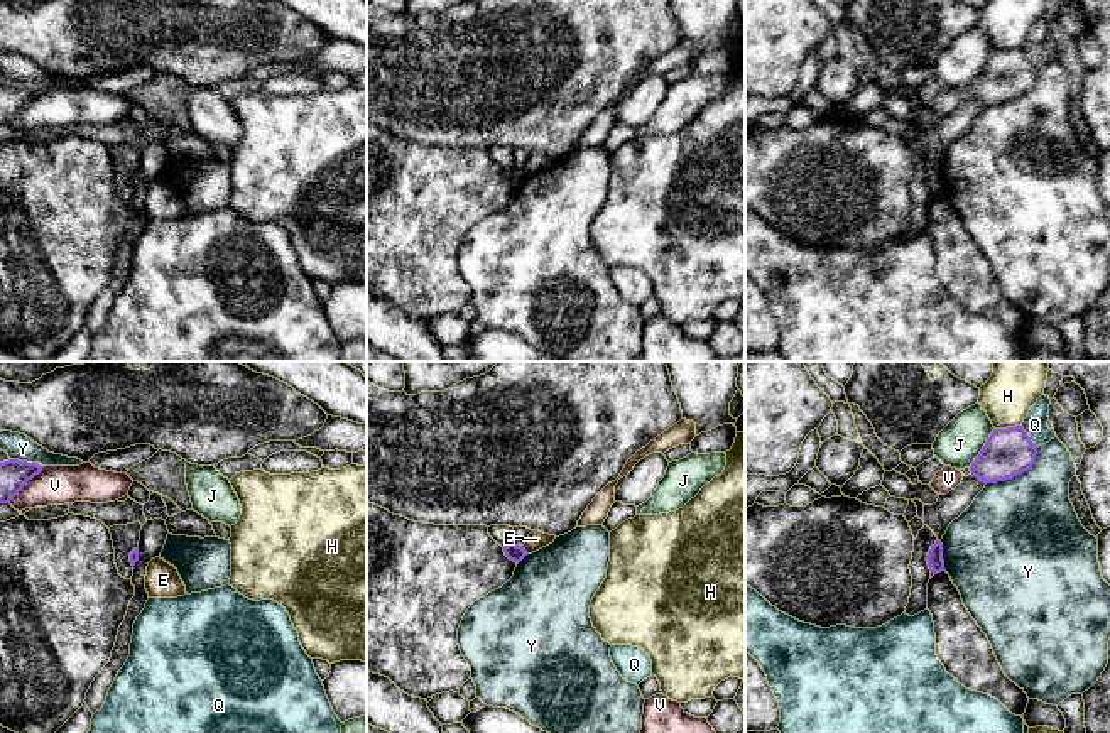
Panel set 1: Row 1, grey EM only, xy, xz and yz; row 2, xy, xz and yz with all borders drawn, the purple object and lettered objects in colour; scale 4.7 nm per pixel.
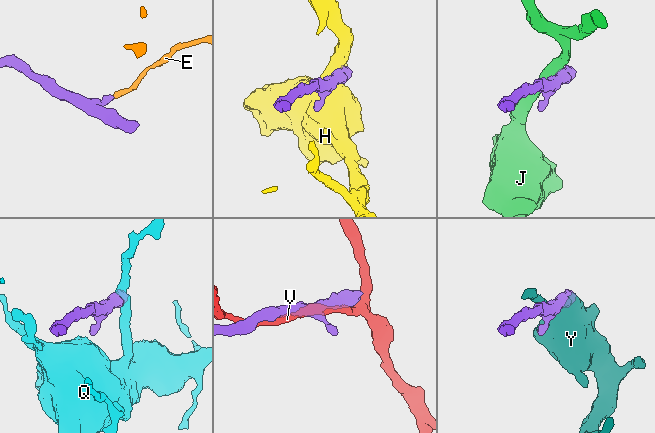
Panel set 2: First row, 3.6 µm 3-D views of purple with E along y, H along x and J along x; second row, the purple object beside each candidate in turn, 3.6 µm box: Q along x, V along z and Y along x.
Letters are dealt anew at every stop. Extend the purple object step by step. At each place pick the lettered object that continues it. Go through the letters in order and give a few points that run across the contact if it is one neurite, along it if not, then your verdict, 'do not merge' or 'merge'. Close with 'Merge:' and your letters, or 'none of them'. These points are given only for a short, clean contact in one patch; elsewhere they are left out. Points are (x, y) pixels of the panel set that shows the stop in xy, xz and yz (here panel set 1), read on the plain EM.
E: xz (522, 168), (527, 174) | do not merge
H: do not merge
J: yz (994, 49), (984, 70), (968, 88) | do not merge
Q: do not merge
V: do not merge
Y: do not merge
Merge: none of them

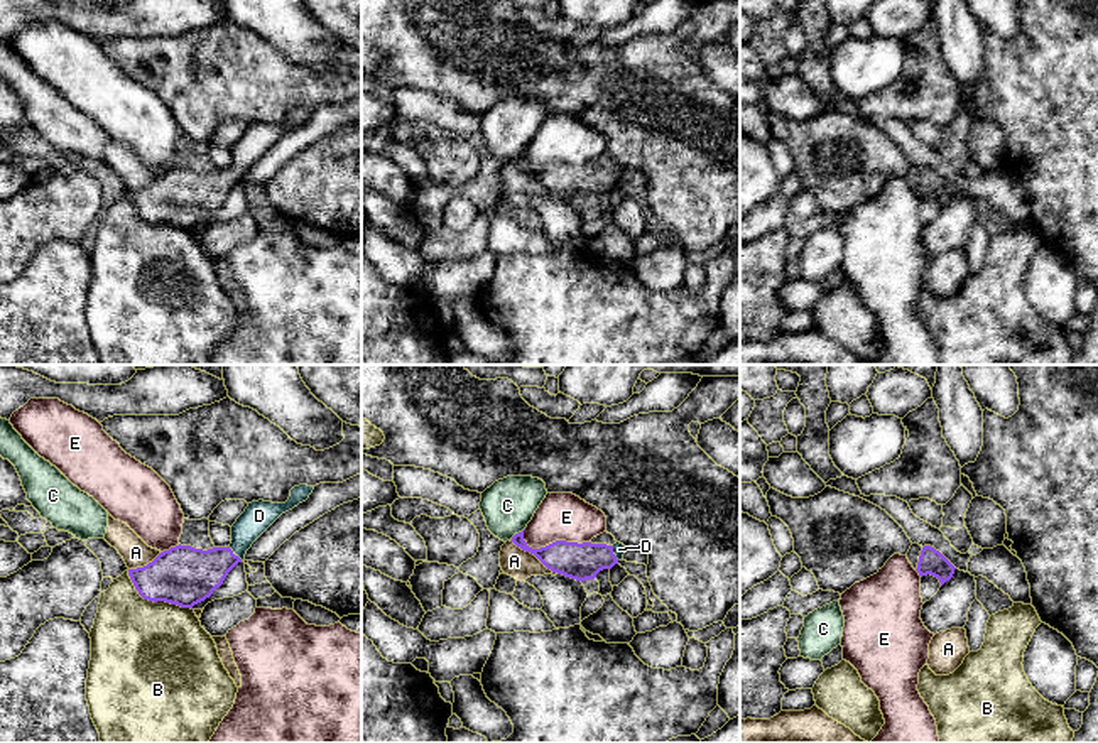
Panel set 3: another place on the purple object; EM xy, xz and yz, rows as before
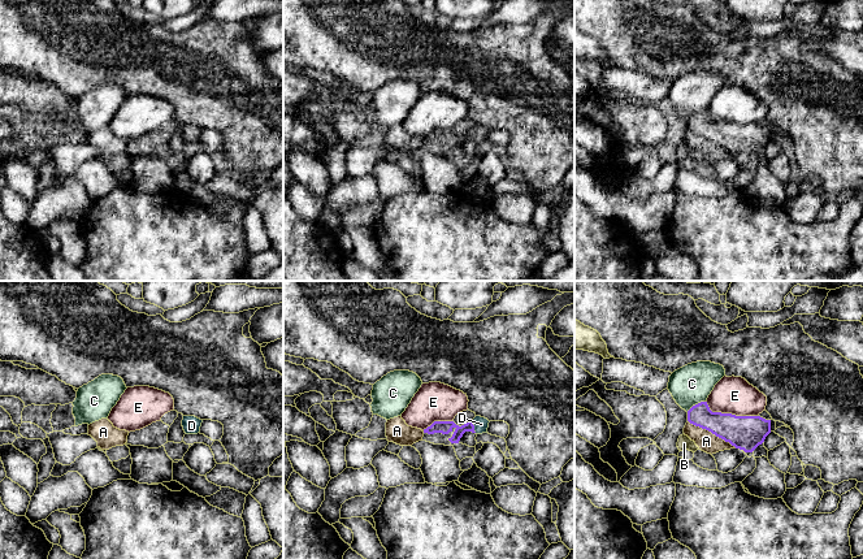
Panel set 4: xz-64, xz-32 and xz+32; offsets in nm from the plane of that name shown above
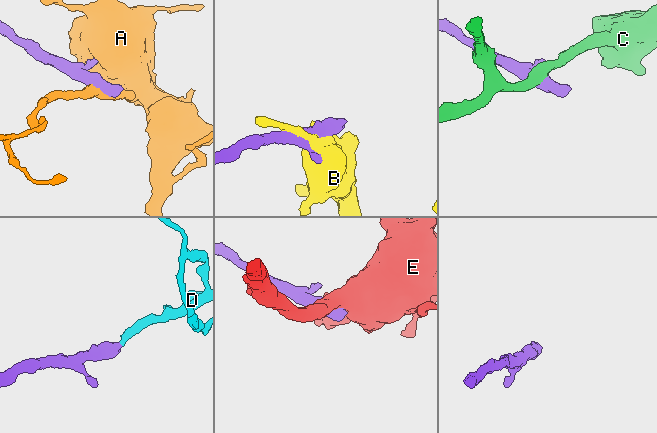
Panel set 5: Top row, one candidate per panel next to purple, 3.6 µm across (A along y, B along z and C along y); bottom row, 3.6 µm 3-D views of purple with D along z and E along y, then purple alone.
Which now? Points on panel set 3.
A: do not merge
B: do not merge
C: xz (524, 149), (510, 162) | do not merge
D: xy (186, 198), (205, 193), (233, 176), (244, 154), (259, 137) | merge
E: do not merge
Merge: D

